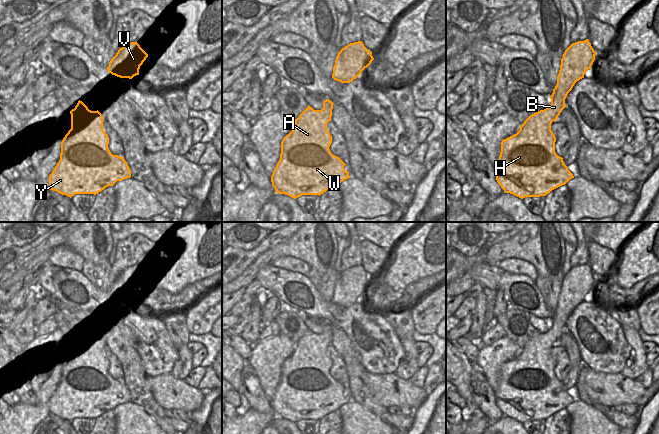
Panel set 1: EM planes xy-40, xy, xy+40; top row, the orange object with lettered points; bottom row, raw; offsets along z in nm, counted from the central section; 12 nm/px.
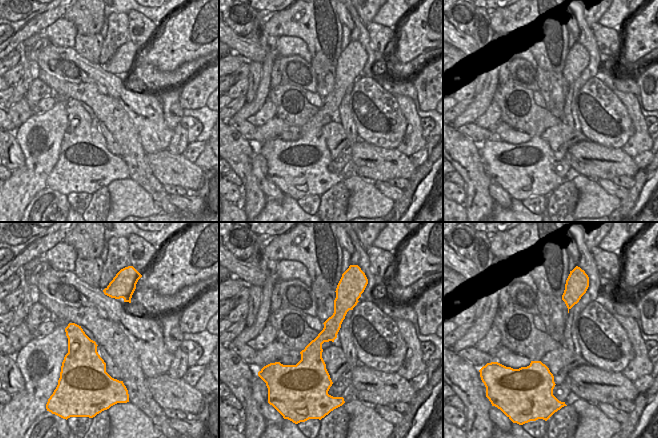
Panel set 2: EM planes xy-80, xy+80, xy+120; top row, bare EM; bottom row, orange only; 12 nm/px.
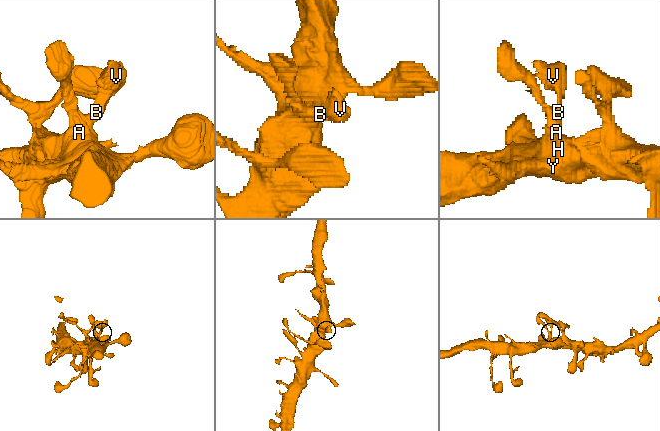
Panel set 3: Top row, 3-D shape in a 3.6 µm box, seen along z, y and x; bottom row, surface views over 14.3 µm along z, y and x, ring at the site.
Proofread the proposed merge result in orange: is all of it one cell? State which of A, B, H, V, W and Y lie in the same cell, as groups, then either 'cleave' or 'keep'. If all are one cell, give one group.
A B H V W Y | keep

